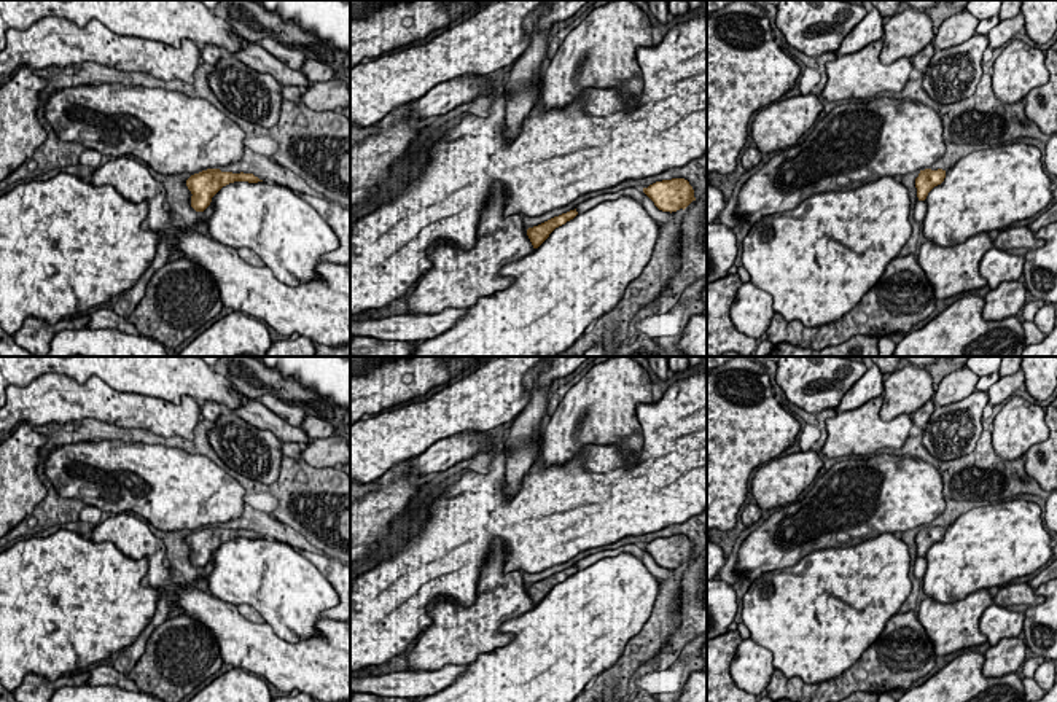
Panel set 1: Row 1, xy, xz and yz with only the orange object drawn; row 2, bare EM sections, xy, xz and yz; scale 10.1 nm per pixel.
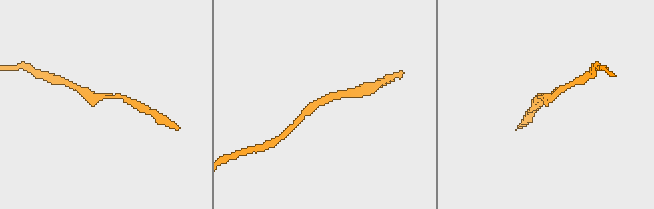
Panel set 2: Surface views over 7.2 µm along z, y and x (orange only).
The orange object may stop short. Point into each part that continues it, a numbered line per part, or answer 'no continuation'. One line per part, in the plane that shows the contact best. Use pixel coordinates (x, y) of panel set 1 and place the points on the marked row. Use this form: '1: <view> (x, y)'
no continuation

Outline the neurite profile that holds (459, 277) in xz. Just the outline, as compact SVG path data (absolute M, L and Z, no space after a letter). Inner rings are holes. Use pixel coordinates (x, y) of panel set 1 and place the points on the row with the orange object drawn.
M493 181L489 201L481 212L476 232L478 240L473 248L460 250L446 240L431 244L427 250L427 258L431 261L433 267L419 279L417 288L406 301L409 309L408 314L433 315L447 307L466 309L474 306L479 298L503 291L513 285L511 279L503 279L500 275L500 269L522 259L535 248L527 236L522 215L503 215L506 199L506 186L501 181Z

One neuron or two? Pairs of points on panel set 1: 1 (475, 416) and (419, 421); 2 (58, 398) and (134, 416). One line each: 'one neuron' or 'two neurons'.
1: one neuron
2: one neuron

